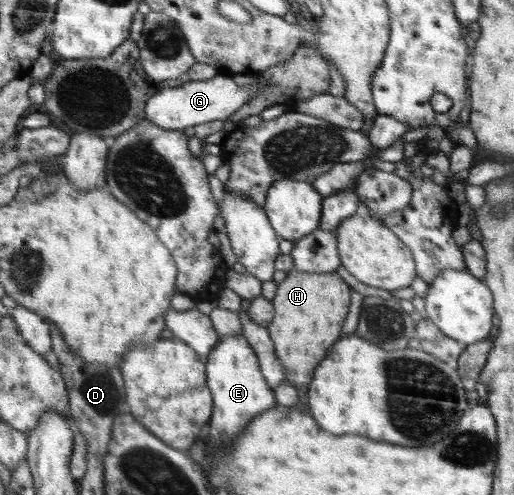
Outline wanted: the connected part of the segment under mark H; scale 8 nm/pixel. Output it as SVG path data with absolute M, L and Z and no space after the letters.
M294 269L277 283L271 302L276 314L268 330L285 367L285 379L296 389L306 389L313 379L313 371L332 349L333 343L338 341L336 337L340 335L352 302L351 287L336 271L312 273Z

